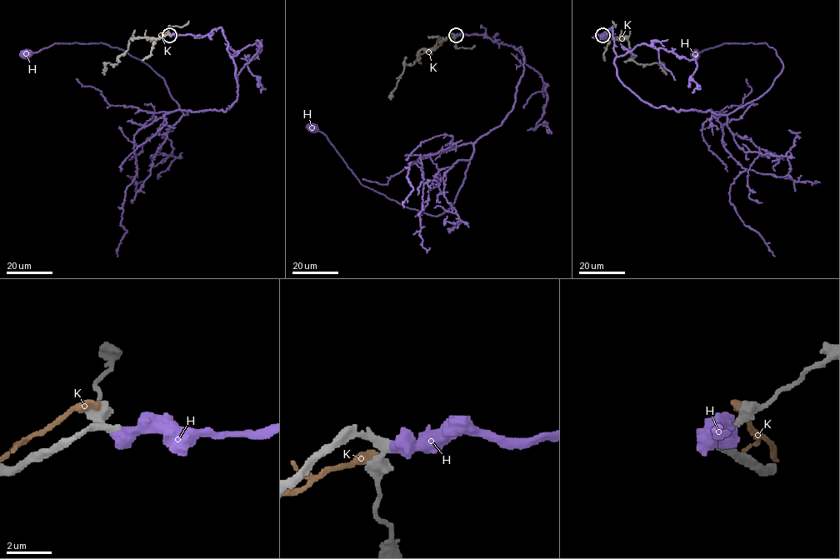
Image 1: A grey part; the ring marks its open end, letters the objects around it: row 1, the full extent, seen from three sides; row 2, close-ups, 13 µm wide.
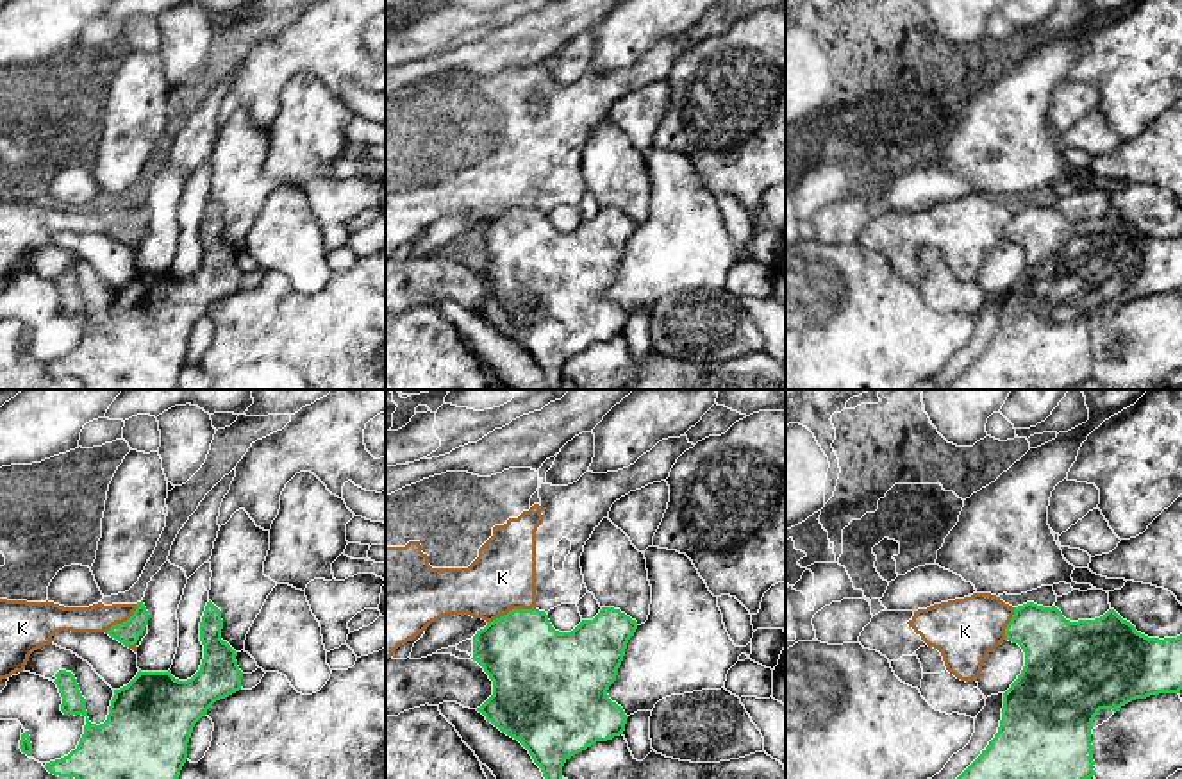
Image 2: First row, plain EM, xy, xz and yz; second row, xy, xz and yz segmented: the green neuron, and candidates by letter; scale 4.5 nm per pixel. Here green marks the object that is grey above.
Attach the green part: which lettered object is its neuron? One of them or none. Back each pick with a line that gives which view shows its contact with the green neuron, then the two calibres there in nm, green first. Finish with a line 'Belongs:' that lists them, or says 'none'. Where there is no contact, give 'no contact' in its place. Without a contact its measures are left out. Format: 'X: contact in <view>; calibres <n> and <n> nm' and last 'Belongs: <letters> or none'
H: no contact
Belongs: H

